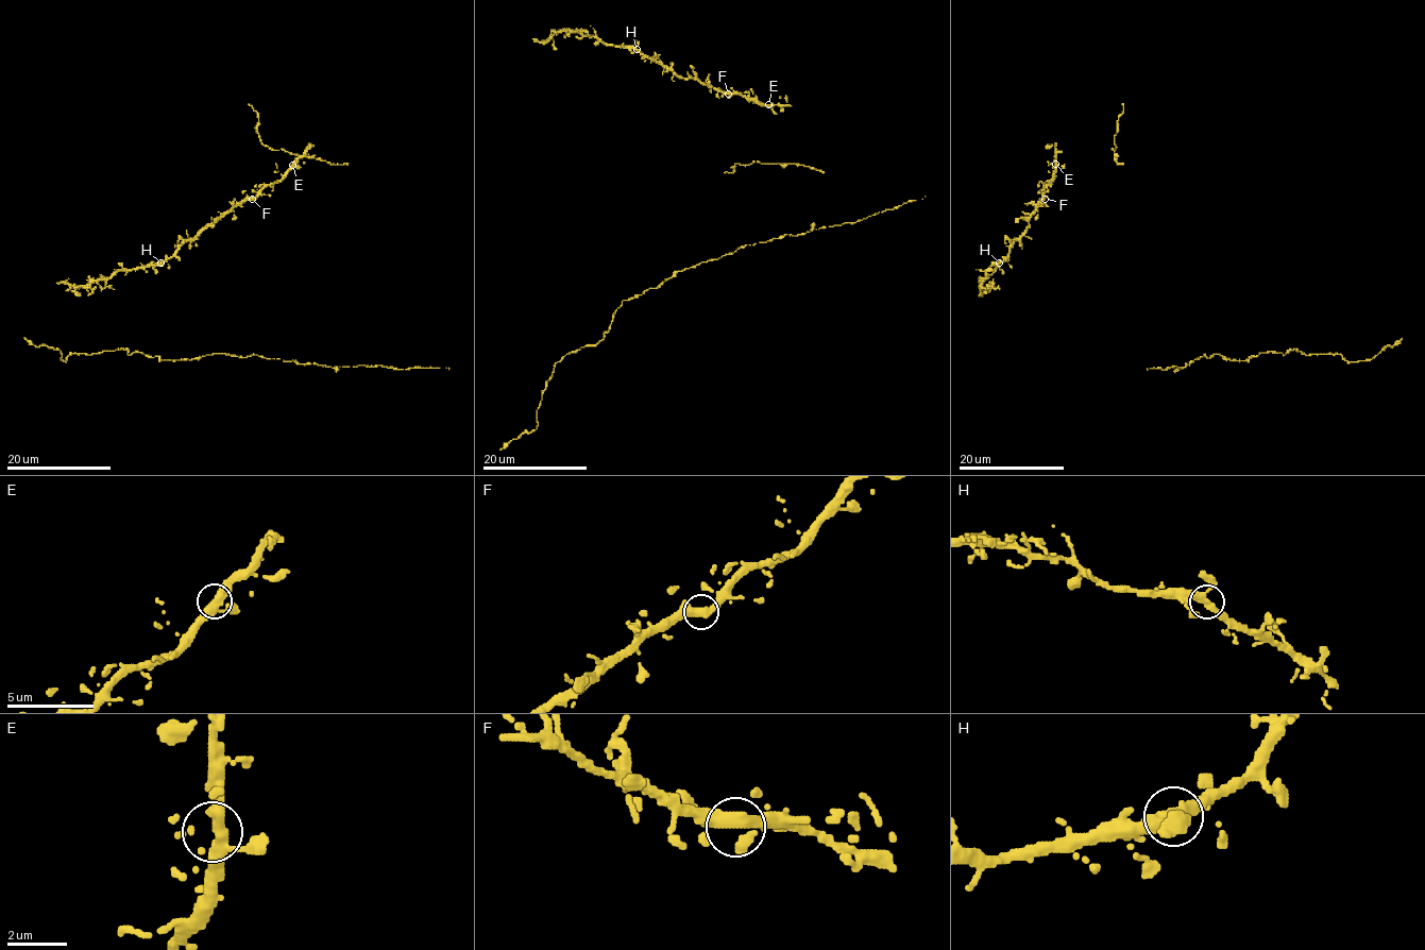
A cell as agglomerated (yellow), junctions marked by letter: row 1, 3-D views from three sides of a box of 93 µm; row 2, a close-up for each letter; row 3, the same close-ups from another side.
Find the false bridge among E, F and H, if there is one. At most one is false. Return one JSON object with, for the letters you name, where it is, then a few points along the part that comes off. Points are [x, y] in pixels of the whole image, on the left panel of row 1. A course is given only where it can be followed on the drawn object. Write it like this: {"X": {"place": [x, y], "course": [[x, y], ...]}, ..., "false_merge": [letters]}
{"false_merge": []}

